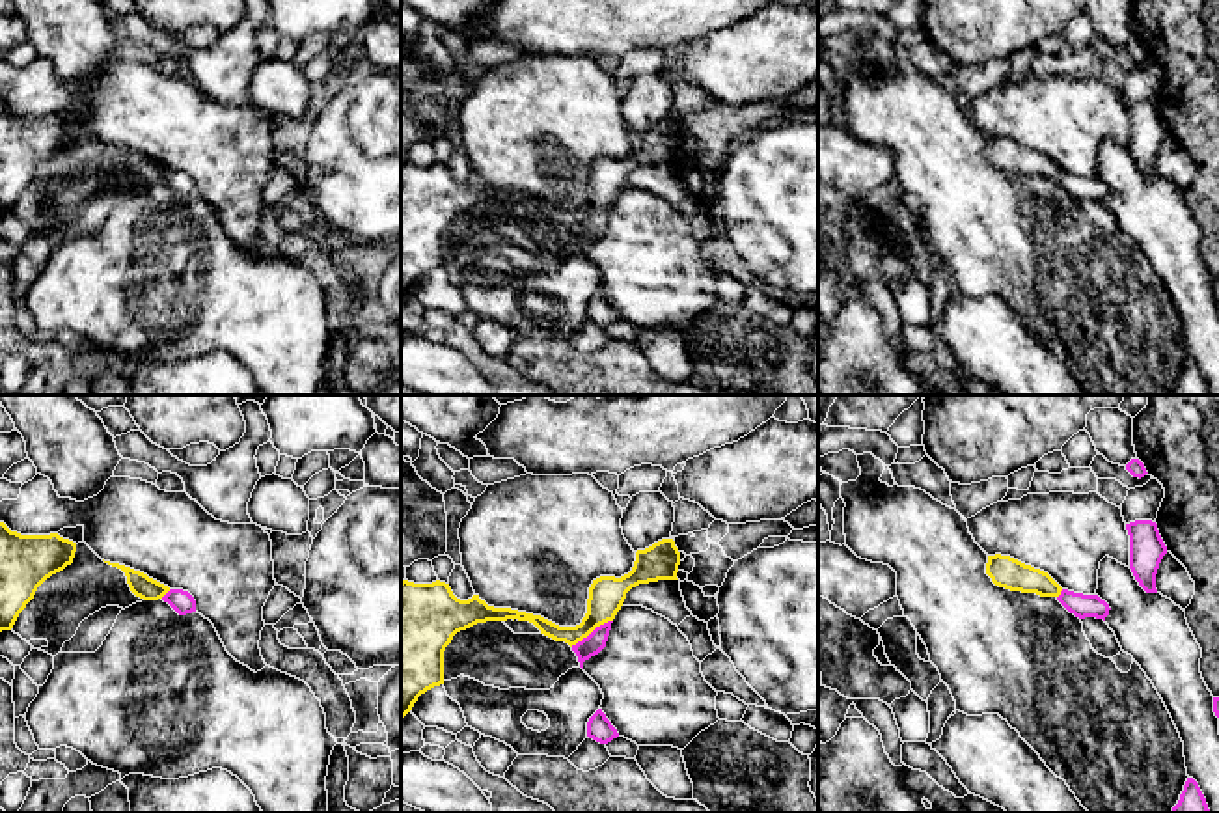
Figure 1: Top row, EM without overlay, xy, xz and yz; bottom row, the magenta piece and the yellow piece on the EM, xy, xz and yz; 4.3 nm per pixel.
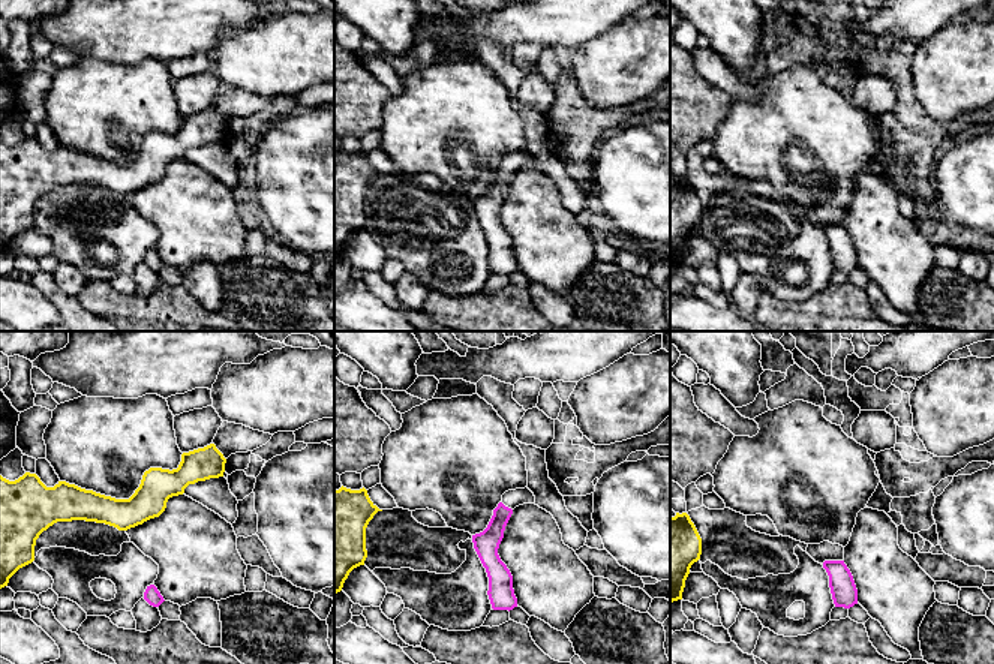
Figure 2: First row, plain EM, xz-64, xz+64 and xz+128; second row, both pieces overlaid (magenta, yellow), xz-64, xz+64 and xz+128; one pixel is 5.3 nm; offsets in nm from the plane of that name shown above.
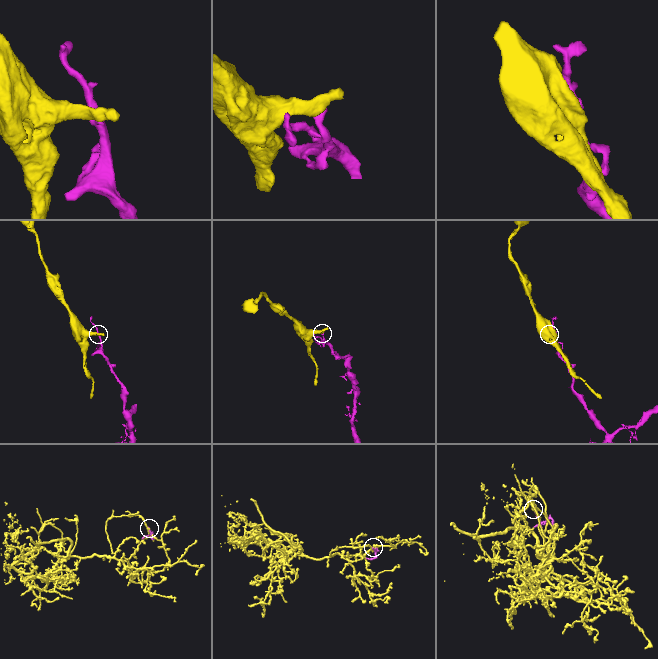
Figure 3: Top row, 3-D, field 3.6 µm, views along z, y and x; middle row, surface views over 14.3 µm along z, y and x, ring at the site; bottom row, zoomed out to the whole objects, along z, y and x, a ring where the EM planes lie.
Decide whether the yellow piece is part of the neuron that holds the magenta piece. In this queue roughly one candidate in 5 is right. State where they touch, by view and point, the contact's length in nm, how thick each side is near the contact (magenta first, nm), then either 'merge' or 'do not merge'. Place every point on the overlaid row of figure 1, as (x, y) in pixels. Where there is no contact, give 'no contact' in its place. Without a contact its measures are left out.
xz (593, 631) | 220 nm | 90/160 nm | do not merge

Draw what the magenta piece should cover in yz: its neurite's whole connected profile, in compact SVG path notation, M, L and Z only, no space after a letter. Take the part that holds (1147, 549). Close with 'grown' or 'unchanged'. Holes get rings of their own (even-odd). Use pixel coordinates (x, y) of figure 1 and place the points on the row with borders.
M1152 520L1126 524L1130 535L1130 569L1146 593L1157 593L1156 574L1167 546Z | unchanged

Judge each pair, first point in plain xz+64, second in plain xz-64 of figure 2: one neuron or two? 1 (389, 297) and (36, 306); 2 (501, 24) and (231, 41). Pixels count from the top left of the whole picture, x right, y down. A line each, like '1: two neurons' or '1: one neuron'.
1: two neurons
2: two neurons

